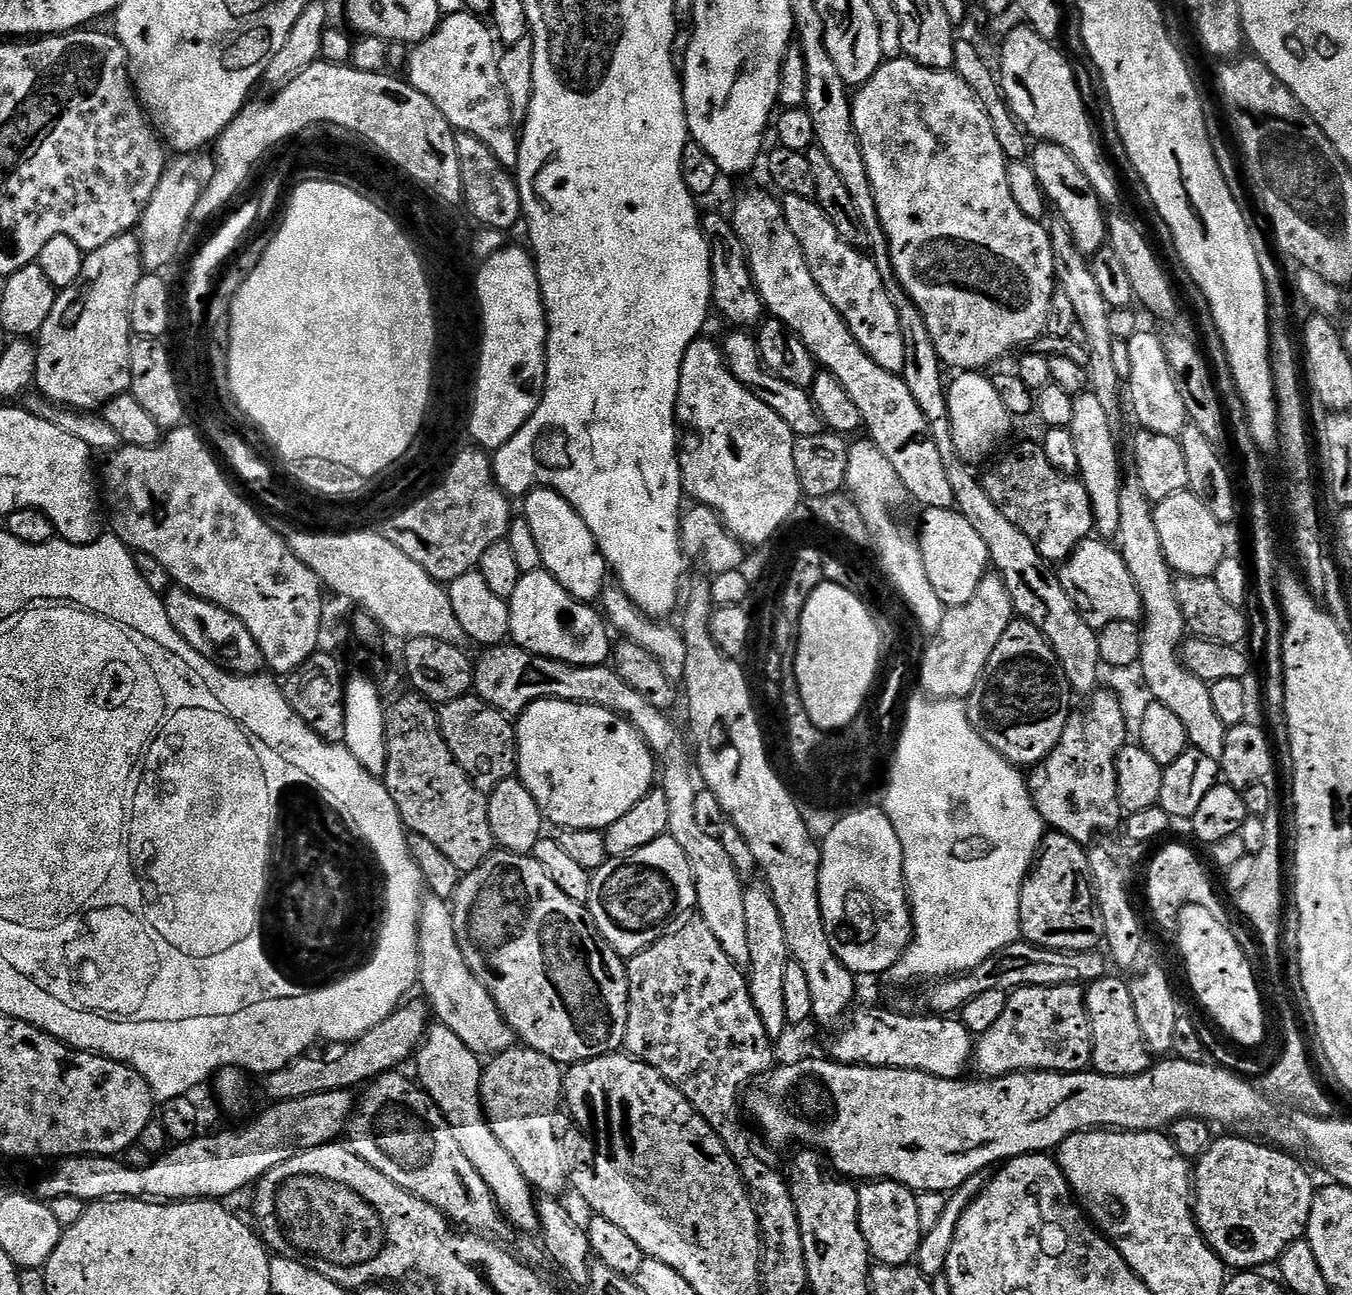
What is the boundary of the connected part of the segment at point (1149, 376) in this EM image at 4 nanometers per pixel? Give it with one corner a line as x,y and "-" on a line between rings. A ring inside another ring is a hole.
1137,330
1134,338
1128,340
1128,349
1130,378
1126,381
1126,392
1132,395
1132,412
1140,423
1139,427
1145,432
1179,437
1189,427
1190,421
1186,405
1182,403
1182,394
1178,394
1178,386
1174,386
1174,378
1170,375
1163,339
1152,332

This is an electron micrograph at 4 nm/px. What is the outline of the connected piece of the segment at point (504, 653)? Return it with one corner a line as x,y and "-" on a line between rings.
505,642
488,646
474,664
474,692
480,699
505,714
519,714
534,702
555,698
572,700
576,704
593,704
616,712
628,720
638,730
653,753
668,752
676,744
676,728
671,715
658,710
638,694
631,686
626,686
615,668
602,664
567,664
561,660
551,660
536,656
518,645

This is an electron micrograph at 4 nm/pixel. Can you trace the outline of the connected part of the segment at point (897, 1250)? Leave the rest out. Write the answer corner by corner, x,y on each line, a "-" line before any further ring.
874,1180
864,1182
858,1188
858,1214
862,1238
866,1238
866,1246
873,1261
882,1264
911,1264
916,1259
916,1251
920,1240
924,1237
922,1222
918,1222
917,1193
905,1184
893,1180

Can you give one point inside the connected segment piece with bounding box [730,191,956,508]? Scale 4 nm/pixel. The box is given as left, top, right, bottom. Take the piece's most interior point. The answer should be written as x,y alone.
775,260

